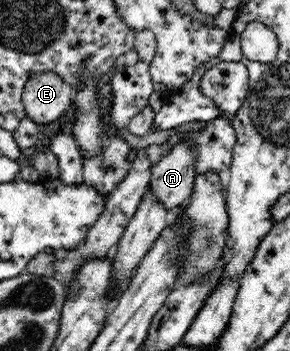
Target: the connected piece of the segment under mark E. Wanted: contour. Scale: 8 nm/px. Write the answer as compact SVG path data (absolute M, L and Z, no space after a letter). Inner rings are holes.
M40 72L28 78L21 101L27 118L36 125L52 123L70 109L74 92L58 74Z

